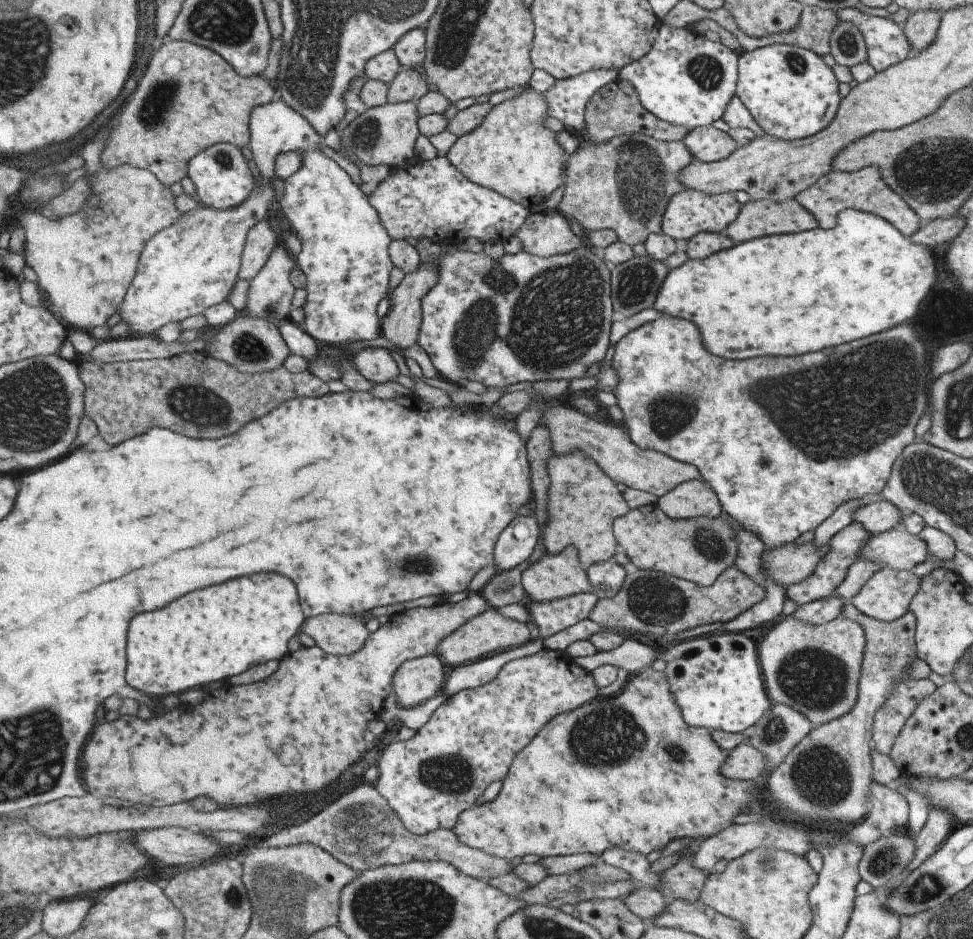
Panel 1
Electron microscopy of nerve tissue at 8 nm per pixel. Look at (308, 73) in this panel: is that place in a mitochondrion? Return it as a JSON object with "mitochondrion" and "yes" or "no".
{"mitochondrion":"yes"}

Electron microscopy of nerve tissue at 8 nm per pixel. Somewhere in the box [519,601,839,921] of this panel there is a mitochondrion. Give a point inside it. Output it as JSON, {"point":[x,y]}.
{"point":[608,727]}

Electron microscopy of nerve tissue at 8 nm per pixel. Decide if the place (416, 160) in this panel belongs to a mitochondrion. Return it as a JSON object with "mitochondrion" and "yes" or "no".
{"mitochondrion":"no"}

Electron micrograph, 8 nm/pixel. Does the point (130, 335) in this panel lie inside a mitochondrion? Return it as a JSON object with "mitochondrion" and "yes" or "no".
{"mitochondrion":"no"}

